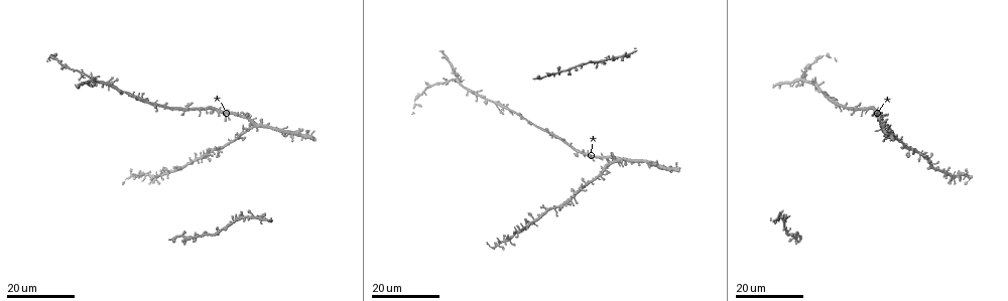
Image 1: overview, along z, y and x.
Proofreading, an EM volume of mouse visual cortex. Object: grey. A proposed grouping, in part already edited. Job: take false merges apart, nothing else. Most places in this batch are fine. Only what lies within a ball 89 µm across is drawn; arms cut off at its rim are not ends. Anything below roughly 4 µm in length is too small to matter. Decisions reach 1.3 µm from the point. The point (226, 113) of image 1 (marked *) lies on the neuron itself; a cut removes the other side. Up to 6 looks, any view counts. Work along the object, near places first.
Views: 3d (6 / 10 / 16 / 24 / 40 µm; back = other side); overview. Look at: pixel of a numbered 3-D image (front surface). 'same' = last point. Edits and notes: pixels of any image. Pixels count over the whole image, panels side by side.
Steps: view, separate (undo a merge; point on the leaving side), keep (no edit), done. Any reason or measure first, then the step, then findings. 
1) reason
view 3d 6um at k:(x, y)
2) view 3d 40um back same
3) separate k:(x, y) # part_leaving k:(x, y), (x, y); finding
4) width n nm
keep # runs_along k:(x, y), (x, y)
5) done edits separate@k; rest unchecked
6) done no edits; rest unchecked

small branch off a trunk
view 3d 24um at 1:(249, 127)

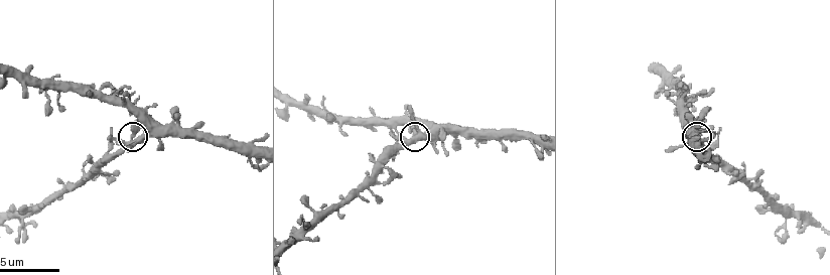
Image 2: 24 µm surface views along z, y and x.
closer look
view 3d 6um at 2:(137, 140)

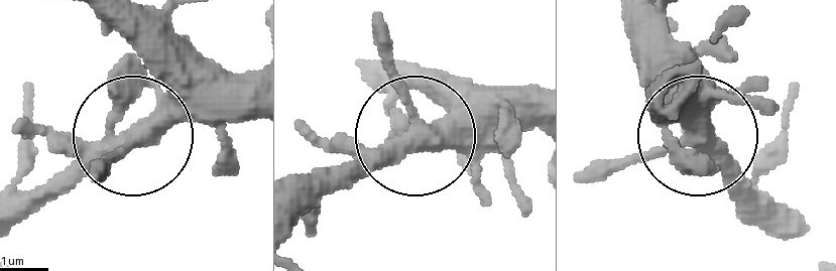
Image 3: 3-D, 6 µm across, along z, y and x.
side_arm 55 um; arms 3
keep # one neuron here

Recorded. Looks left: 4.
four or more arms meet
view 3d 24um at 1:(231, 221)

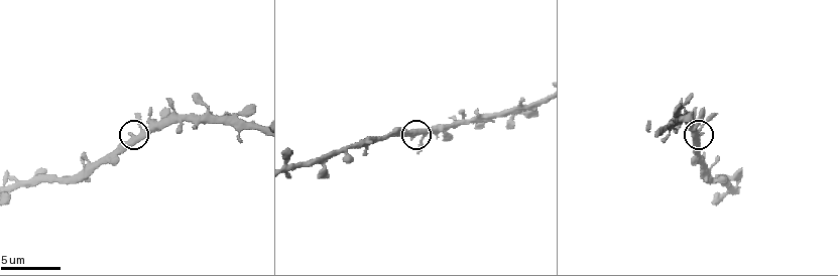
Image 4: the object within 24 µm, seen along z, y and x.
view 3d 10um at 4:(422, 132)

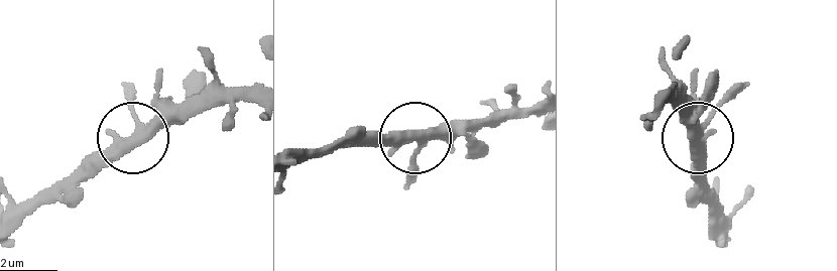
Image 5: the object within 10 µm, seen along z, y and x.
keep # one neuron here

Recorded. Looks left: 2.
sudden change in width
view 3d 24um at 1:(175, 235)

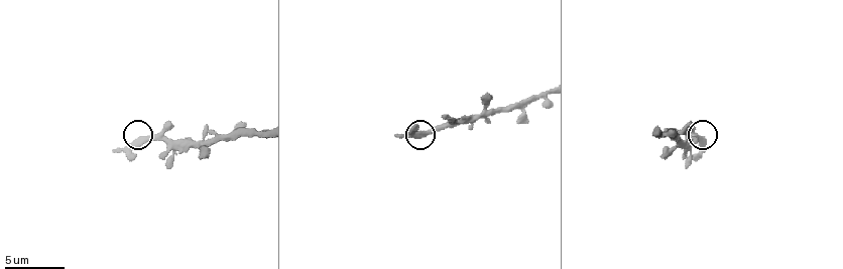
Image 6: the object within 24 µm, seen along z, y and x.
view 3d 10um at 6:(138, 144)

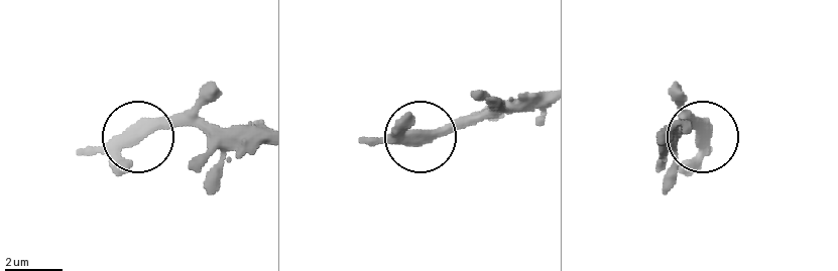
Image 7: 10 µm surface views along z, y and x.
keep # runs_along 7:(255, 134), (154, 127), (78, 153); all the same neuron

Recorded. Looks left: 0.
done no edits; rest unchecked

